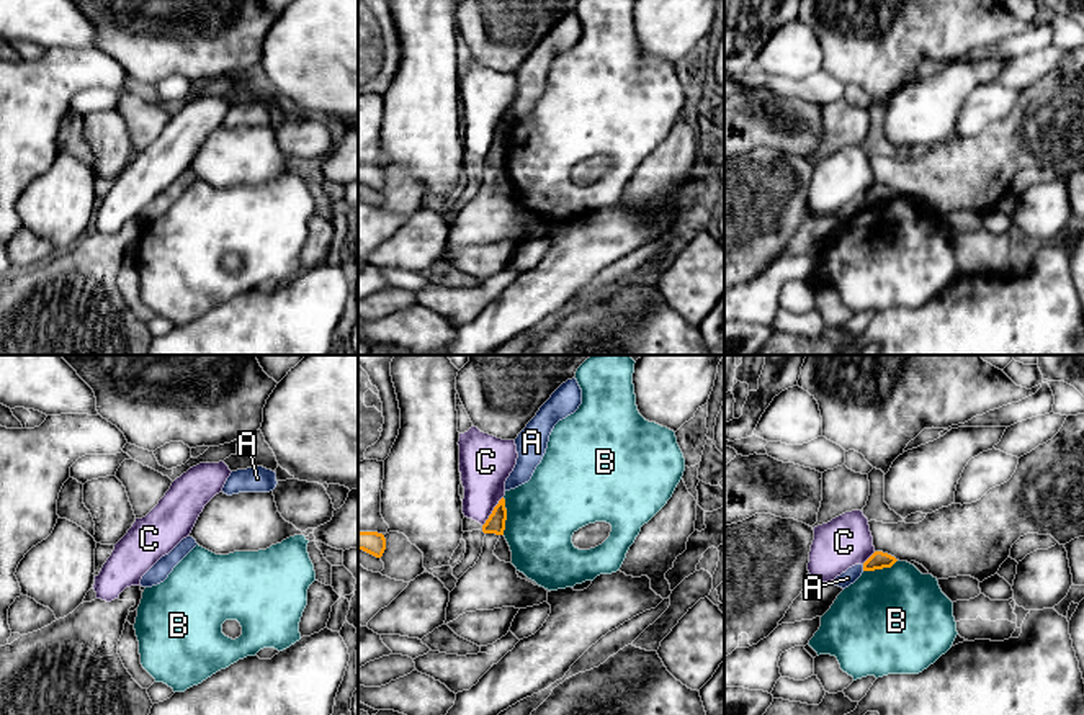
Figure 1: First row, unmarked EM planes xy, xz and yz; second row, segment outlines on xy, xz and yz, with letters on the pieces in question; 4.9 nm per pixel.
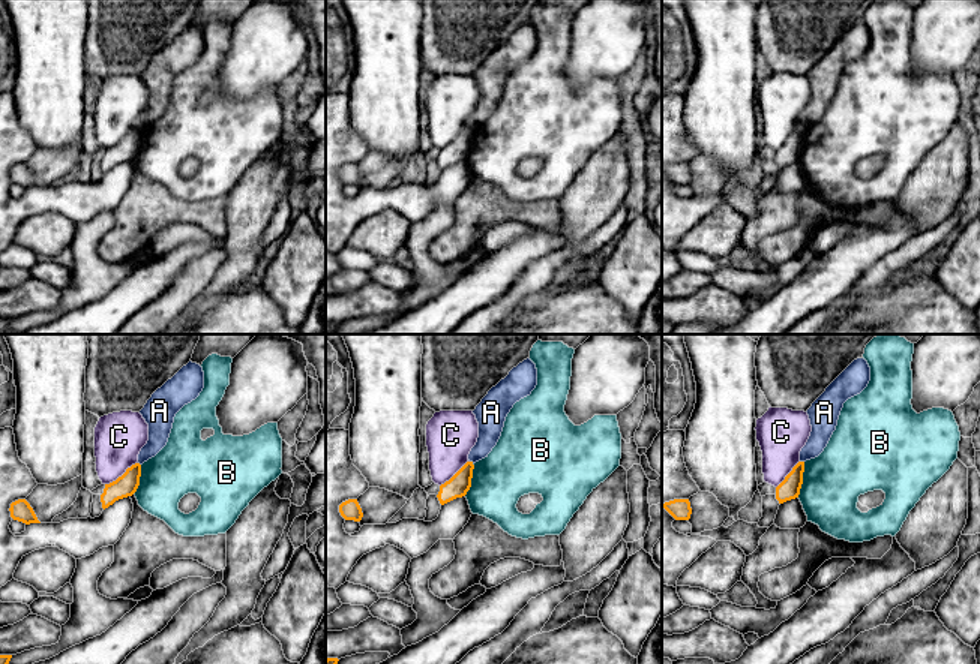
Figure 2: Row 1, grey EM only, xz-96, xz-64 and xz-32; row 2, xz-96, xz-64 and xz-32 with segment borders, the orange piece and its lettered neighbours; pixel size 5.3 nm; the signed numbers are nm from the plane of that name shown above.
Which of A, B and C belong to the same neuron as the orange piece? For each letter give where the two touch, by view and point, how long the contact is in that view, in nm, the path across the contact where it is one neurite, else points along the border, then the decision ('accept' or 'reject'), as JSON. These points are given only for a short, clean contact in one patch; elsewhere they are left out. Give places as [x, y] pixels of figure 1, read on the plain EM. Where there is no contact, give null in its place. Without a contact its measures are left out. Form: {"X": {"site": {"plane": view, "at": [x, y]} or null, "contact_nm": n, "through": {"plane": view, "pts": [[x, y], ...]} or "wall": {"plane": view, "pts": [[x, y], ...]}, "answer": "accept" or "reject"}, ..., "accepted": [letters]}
{"A": {"site": {"plane": "yz", "at": [864, 202]}, "contact_nm": 30, "wall": {"plane": "yz", "pts": [[862, 198], [864, 203]]}, "answer": "reject"}, "B": {"site": {"plane": "xz", "at": [506, 149]}, "contact_nm": 180, "wall": {"plane": "xz", "pts": [[502, 131], [506, 143], [504, 167]]}, "answer": "reject"}, "C": {"site": {"plane": "xz", "at": [492, 144]}, "contact_nm": 180, "wall": {"plane": "xz", "pts": [[502, 130], [483, 159]]}, "answer": "reject"}, "accepted": []}

